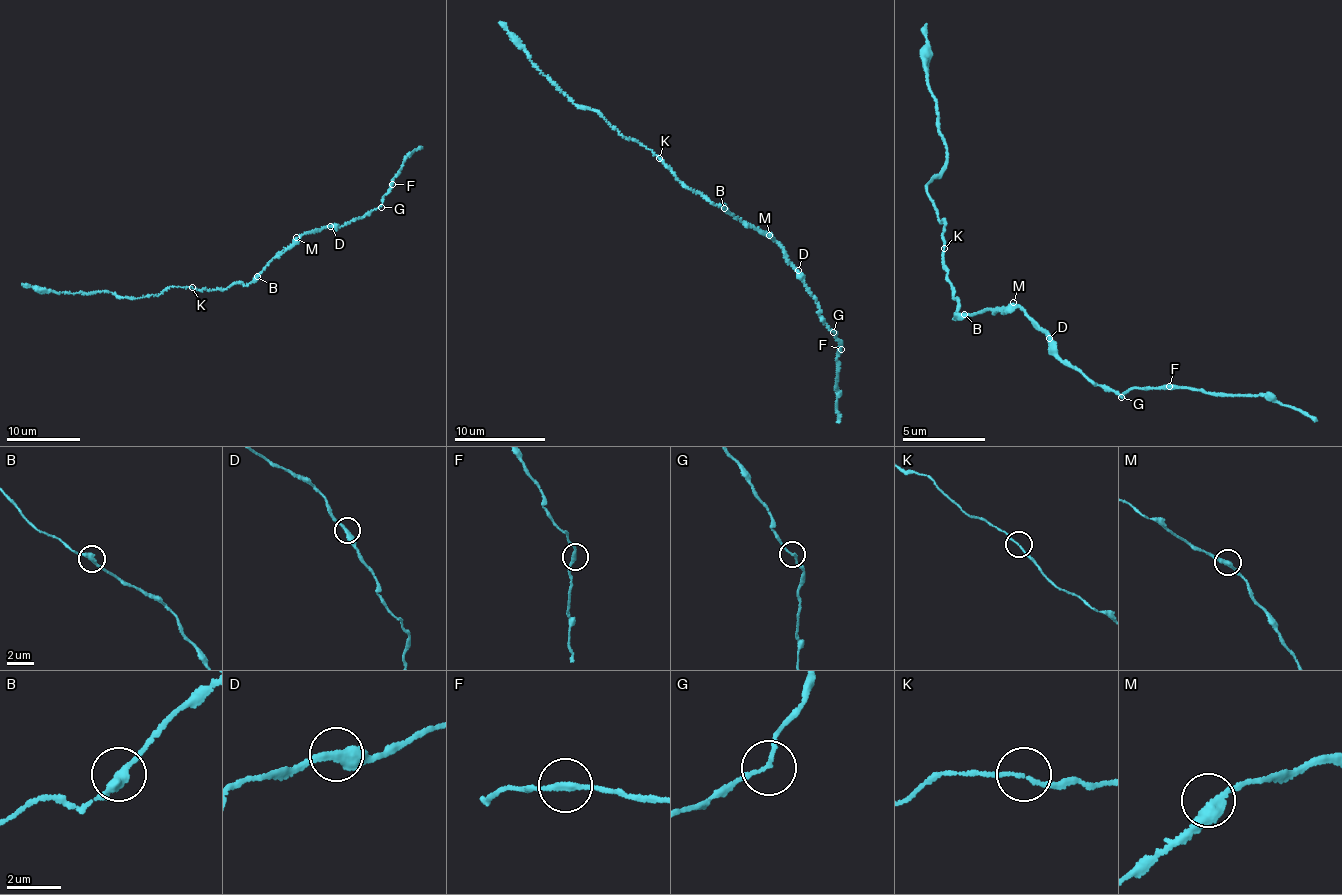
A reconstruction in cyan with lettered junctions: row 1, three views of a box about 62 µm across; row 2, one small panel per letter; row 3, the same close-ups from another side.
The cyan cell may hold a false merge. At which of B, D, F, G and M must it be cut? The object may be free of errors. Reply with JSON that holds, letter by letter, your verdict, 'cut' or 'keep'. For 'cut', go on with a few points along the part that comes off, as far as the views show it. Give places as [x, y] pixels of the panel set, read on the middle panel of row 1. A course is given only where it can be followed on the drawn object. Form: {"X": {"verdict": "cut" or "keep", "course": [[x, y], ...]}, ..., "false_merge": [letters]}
{"B": {"verdict": "keep"}, "D": {"verdict": "keep"}, "F": {"verdict": "keep"}, "G": {"verdict": "keep"}, "M": {"verdict": "keep"}, "false_merge": []}

